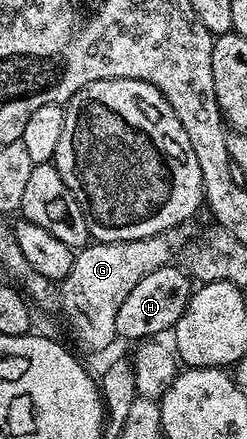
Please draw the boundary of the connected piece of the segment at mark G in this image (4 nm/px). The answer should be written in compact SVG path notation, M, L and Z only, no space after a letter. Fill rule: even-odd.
M173 228L136 241L95 241L75 253L69 275L58 286L57 301L67 312L67 325L72 335L89 352L99 353L116 344L115 320L121 303L125 303L125 295L129 295L149 271L157 271L157 267L172 260L171 241L176 247L185 241L179 232L178 228Z

